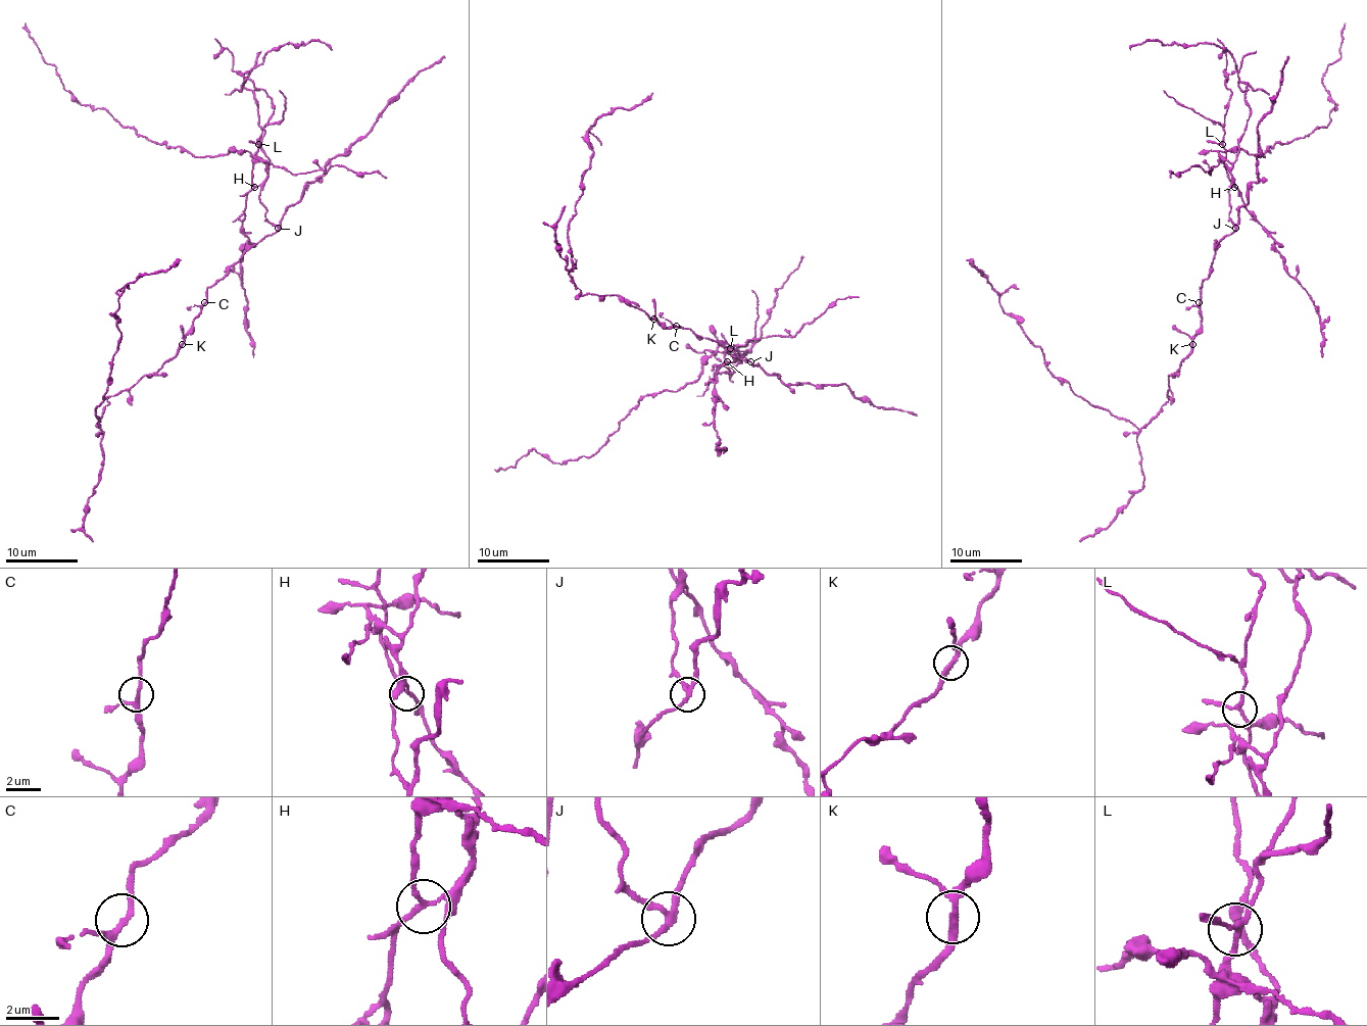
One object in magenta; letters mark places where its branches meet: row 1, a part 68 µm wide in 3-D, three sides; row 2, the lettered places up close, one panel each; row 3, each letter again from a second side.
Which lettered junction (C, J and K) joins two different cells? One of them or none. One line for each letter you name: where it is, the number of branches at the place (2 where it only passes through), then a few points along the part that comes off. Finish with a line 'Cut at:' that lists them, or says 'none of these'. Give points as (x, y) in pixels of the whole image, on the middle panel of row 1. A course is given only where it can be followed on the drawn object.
J: place (750, 361); branches 3; course (749, 361), (727, 361), (720, 345), (691, 383), (644, 395), (597, 451), (554, 463), (533, 449), (497, 473)
Cut at: J

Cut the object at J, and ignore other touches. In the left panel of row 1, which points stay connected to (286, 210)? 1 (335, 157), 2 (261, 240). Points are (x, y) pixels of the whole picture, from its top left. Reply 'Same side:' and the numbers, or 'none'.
Same side: 1, 2

